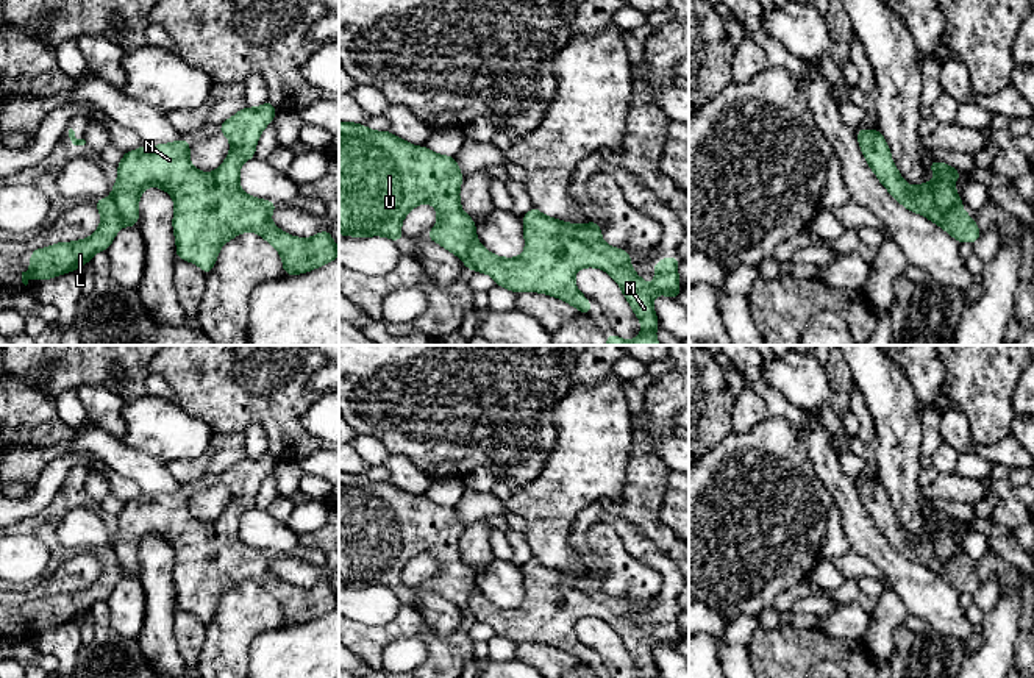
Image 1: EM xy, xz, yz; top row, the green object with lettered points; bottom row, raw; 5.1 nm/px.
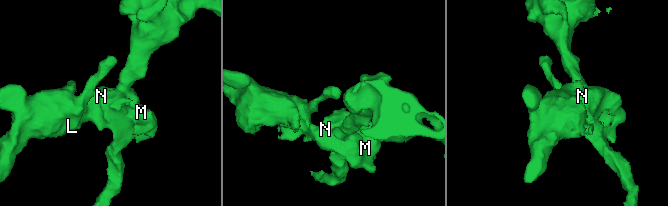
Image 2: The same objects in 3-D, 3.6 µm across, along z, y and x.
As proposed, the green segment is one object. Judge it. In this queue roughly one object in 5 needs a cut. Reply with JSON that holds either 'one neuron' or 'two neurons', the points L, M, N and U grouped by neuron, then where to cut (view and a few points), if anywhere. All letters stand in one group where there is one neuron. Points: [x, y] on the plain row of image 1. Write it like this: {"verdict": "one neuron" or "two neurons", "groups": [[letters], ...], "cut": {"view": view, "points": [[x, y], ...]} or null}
{"verdict": "two neurons", "groups": [["L", "U"], ["M", "N"]], "cut": {"view": "yz", "points": [[930, 535], [934, 552], [942, 560], [961, 560]]}}

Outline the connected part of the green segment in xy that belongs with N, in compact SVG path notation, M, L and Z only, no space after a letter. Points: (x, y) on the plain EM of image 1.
M267 450L255 459L245 455L237 464L225 470L217 481L230 489L231 498L222 516L211 523L200 522L191 514L191 491L187 489L153 497L144 495L123 503L117 516L119 528L109 547L119 558L123 575L137 578L139 545L148 536L156 536L170 544L175 551L172 575L176 592L176 608L195 612L205 625L209 625L212 620L220 597L245 581L258 583L278 600L283 609L284 625L306 623L336 609L339 606L339 597L334 594L330 580L320 581L308 589L286 584L269 569L278 555L270 550L247 545L241 539L241 516L247 509L256 508L256 492L275 464L275 456Z

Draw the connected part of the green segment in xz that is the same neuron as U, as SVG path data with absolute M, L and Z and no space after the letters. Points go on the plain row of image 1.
M339 472L339 584L384 586L400 592L403 589L400 576L406 564L420 553L431 553L437 559L437 575L426 583L426 589L461 608L467 620L472 620L469 598L476 591L476 575L461 559L462 530L453 506L412 495L390 481Z

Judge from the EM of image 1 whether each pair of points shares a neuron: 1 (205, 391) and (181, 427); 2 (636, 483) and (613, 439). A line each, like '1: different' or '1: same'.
1: different
2: different

